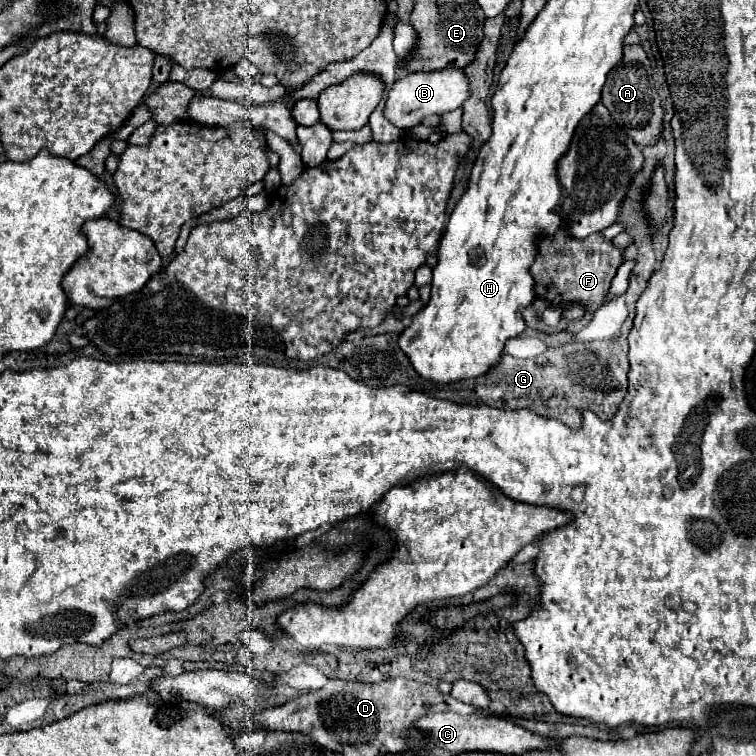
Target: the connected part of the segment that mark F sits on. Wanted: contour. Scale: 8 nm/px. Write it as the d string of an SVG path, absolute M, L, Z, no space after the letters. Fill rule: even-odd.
M558 207L558 215L562 219L562 227L554 235L542 235L542 241L538 241L536 259L530 265L530 273L534 277L534 293L538 299L546 299L554 307L578 301L586 305L588 313L594 313L606 303L610 283L618 267L624 263L624 249L614 247L612 241L604 239L602 233L594 233L584 239L572 237L562 207Z

